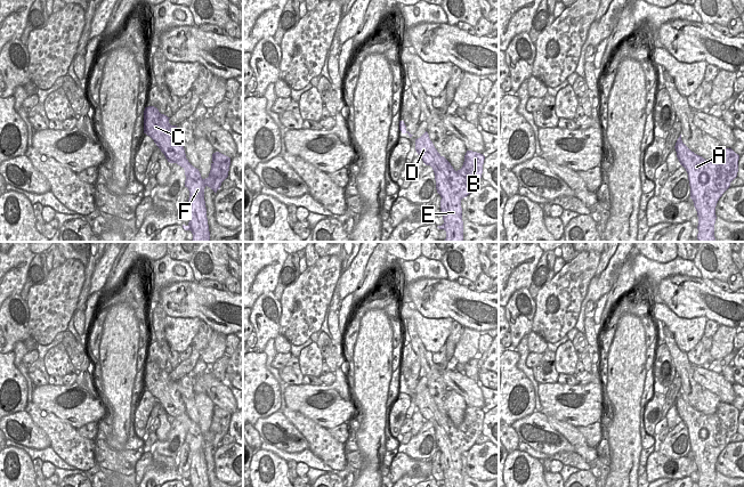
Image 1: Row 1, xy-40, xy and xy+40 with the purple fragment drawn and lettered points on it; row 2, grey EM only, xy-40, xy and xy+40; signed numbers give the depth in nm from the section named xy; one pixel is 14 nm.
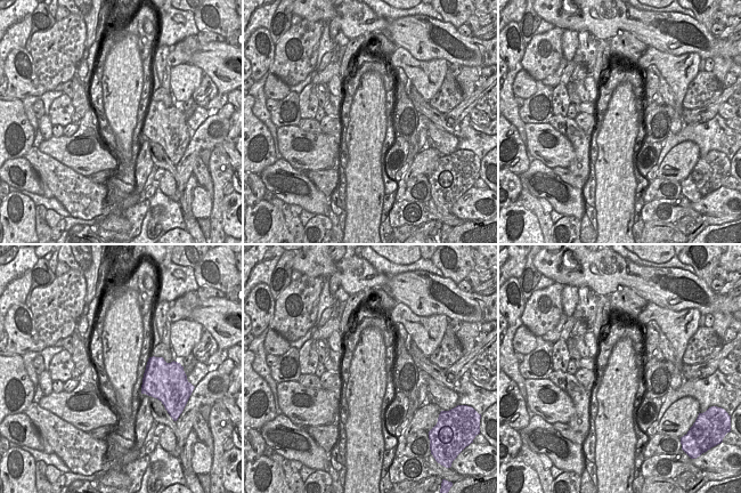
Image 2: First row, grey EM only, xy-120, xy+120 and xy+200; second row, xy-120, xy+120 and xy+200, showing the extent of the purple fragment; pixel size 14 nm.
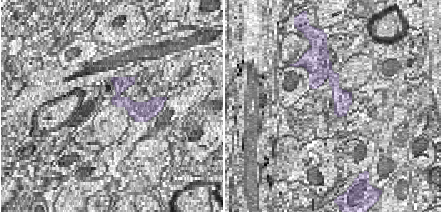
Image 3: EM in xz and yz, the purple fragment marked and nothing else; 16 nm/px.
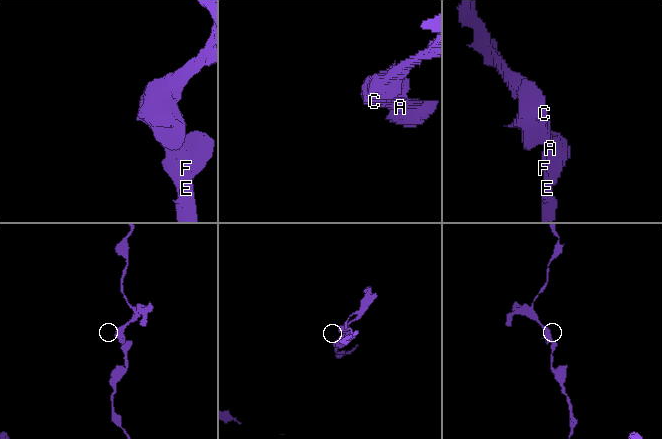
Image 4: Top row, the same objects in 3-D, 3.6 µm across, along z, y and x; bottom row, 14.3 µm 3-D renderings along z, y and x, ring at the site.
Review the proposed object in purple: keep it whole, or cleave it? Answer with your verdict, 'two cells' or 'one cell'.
one cell

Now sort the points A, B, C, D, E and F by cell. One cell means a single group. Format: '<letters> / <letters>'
A B C D E F

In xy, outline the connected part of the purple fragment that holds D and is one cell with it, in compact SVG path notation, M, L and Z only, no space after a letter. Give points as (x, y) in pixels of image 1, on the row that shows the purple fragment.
M427 131L415 139L415 151L423 163L432 168L436 189L442 197L440 211L444 224L437 227L446 232L445 242L463 242L461 200L476 188L477 181L482 178L485 156L467 151L462 168L455 171L437 152Z

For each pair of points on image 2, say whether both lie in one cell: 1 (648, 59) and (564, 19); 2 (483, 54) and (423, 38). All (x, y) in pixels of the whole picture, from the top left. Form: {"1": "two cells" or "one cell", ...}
{"1": "two cells", "2": "one cell"}

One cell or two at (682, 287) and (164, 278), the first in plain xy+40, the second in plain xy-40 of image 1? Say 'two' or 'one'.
two

